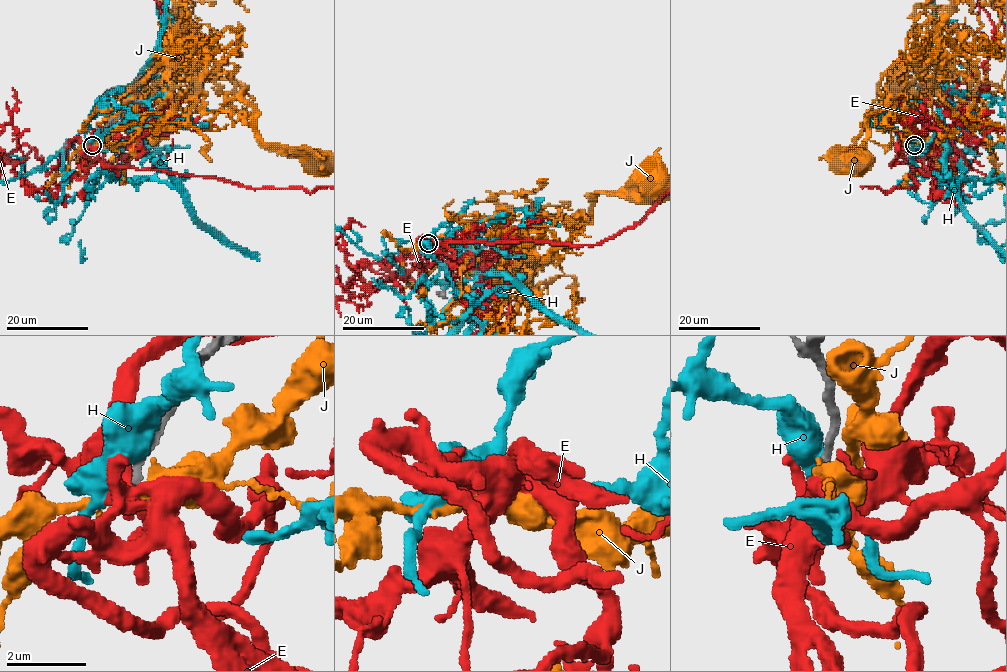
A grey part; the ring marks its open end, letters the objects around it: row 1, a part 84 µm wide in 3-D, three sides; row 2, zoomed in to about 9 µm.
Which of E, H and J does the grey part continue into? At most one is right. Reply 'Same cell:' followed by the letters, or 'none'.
Same cell: none

